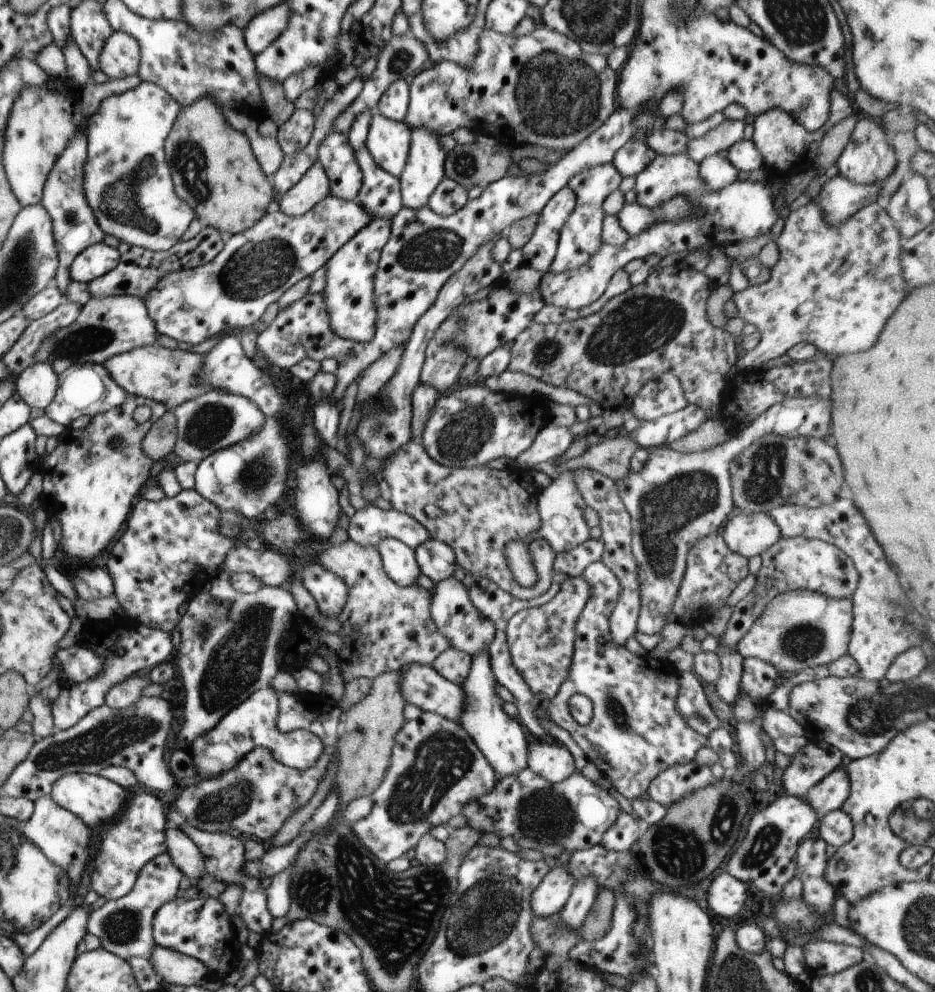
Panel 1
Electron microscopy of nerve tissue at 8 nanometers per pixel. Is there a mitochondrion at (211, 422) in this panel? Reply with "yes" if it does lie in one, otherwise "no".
yes

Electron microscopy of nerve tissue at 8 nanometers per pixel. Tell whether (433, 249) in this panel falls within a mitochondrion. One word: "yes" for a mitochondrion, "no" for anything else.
yes

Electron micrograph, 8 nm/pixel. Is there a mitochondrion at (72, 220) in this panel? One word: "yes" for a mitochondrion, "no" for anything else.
yes

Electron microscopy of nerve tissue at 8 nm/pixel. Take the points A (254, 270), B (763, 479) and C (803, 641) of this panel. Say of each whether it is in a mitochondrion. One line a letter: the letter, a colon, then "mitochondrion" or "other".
A: mitochondrion
B: mitochondrion
C: mitochondrion

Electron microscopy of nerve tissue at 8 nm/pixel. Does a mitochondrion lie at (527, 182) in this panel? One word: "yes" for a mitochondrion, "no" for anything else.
no

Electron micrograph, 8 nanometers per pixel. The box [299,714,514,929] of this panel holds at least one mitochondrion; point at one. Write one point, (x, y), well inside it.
(443, 758)

